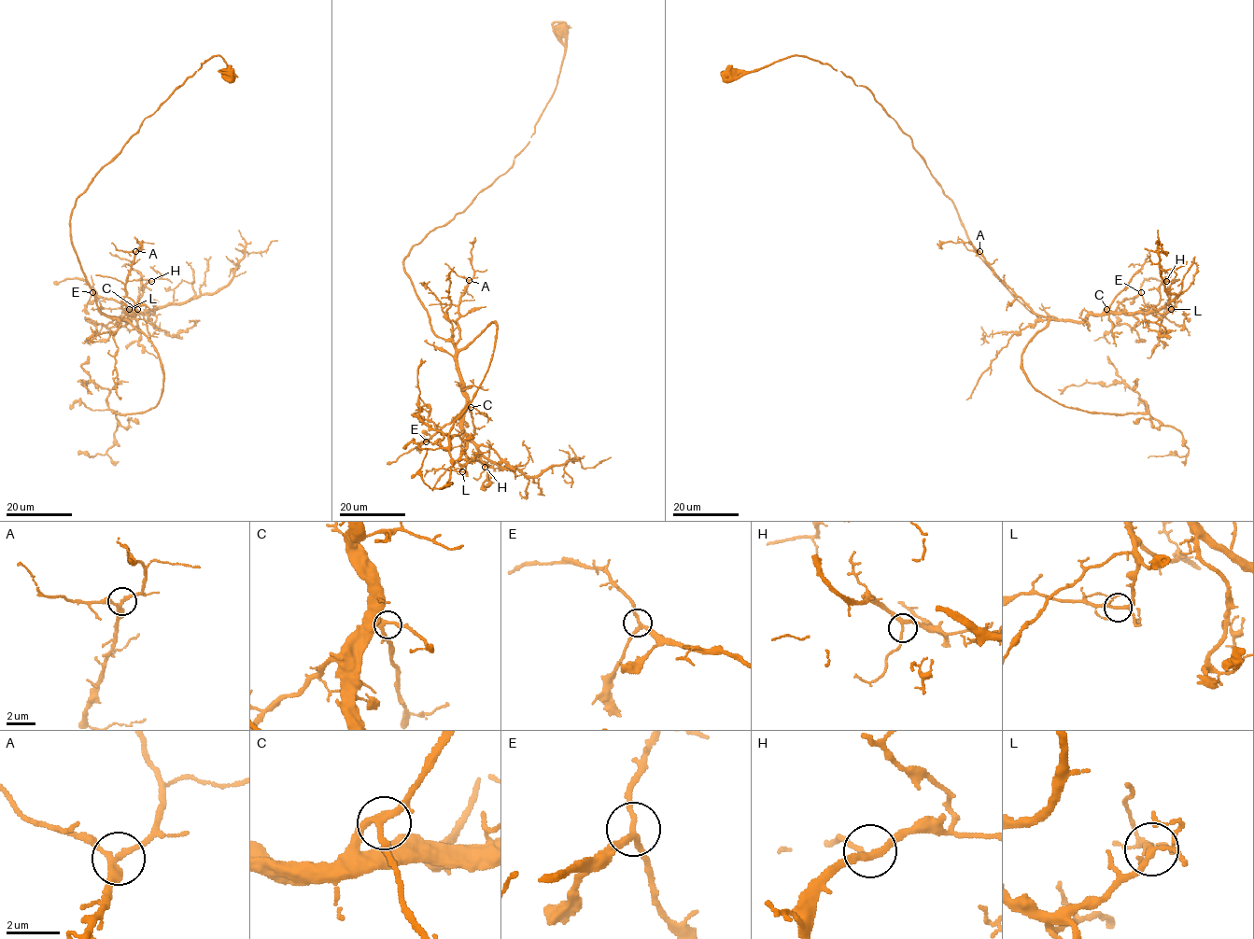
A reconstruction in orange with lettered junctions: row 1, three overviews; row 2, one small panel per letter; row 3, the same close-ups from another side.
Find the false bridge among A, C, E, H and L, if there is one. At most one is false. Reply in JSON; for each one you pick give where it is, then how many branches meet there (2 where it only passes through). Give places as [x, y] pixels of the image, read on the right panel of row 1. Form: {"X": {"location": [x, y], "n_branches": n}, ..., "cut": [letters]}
{"cut": []}

